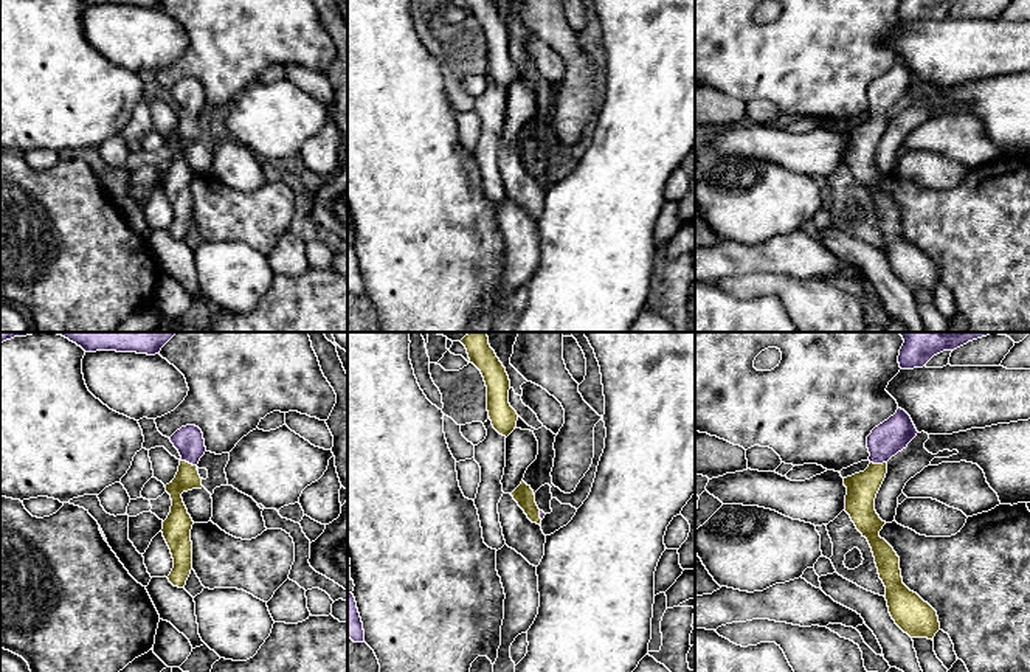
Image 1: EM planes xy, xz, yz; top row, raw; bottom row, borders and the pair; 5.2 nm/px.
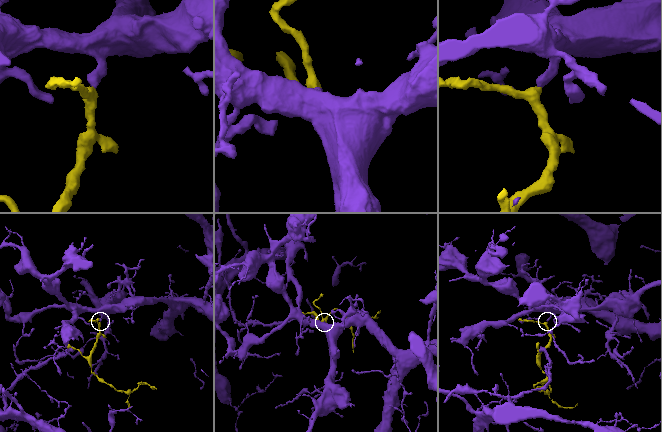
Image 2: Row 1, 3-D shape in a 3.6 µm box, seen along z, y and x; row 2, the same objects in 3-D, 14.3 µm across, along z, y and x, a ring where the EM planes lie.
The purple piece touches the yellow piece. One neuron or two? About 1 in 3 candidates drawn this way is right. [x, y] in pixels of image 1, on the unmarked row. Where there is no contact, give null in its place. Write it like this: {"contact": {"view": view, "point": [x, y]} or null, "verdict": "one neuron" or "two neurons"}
{"contact": {"view": "yz", "point": [878, 115]}, "verdict": "one neuron"}

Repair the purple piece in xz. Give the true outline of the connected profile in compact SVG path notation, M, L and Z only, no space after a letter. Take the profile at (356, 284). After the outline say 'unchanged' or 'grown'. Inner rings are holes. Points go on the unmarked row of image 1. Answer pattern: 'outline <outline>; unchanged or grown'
outline M347 244L347 290L354 295L365 295L363 275L352 245Z; unchanged

